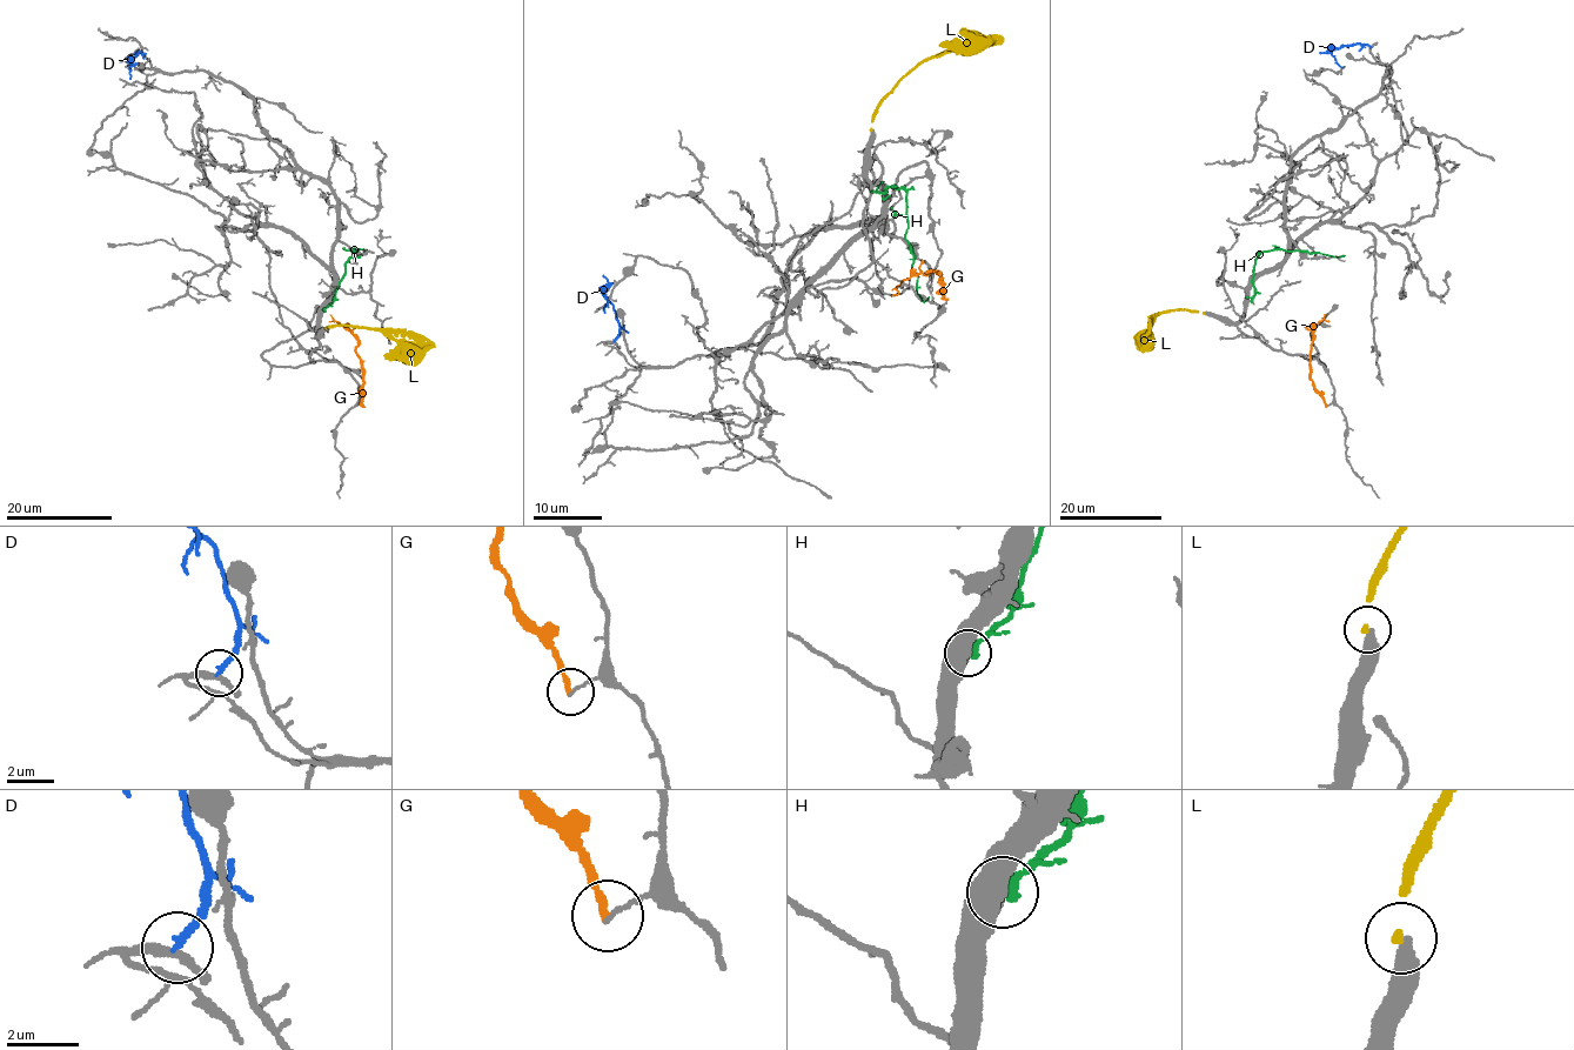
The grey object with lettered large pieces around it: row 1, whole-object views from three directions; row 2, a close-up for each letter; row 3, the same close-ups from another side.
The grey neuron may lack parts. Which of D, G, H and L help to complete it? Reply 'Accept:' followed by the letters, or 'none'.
Accept: none

